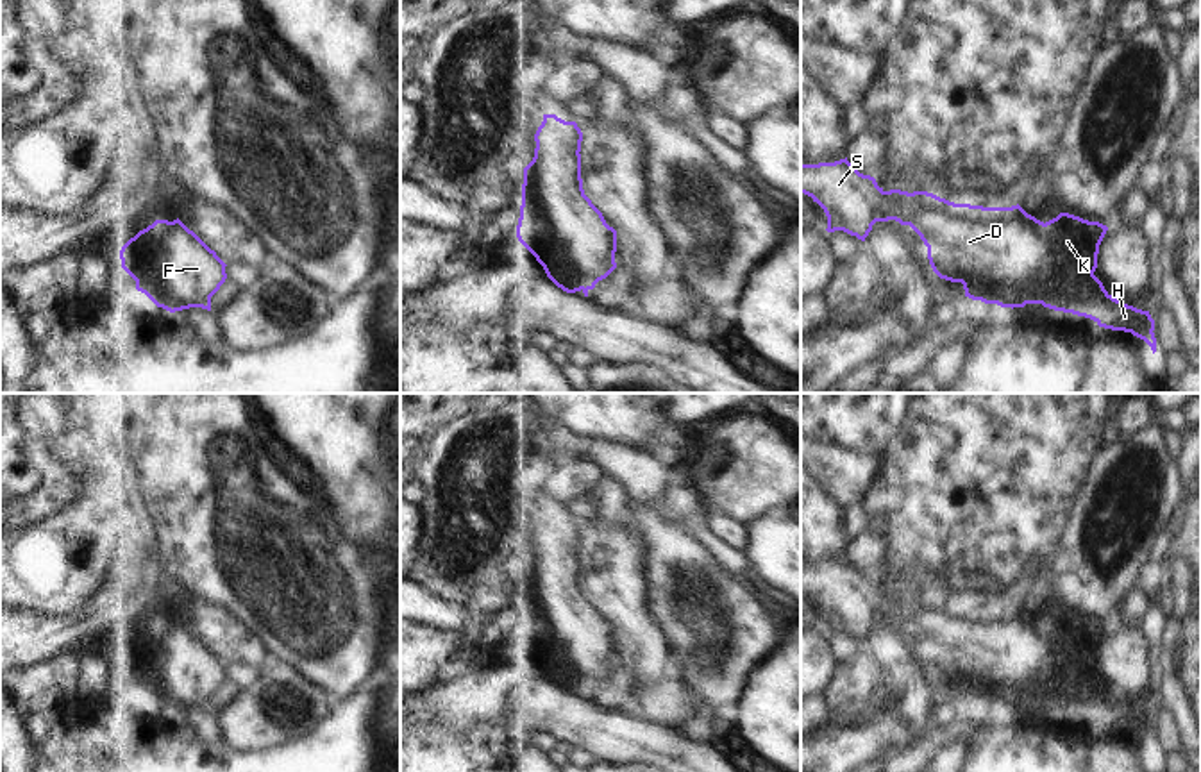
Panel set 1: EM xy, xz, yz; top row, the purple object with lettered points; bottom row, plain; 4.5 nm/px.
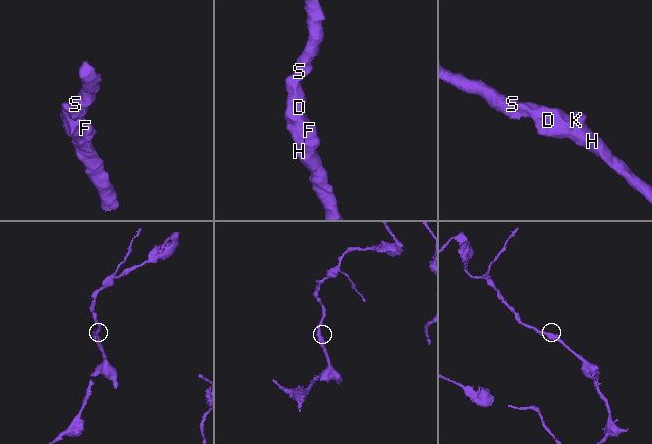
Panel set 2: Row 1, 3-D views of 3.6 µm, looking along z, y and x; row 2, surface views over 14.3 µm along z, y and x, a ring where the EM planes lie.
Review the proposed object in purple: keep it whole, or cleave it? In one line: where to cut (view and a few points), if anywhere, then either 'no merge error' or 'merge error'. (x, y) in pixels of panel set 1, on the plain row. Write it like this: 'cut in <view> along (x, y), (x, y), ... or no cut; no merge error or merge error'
no cut; no merge error

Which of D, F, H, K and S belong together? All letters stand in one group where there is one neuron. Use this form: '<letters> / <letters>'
D F H K S

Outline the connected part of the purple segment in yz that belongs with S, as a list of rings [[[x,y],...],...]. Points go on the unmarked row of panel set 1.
[[[849,561],[801,565],[801,593],[817,602],[827,617],[827,633],[844,631],[865,642],[876,622],[910,625],[928,647],[933,672],[962,683],[965,697],[1001,708],[1044,708],[1094,720],[1099,727],[1131,733],[1156,752],[1155,720],[1149,711],[1113,699],[1094,676],[1099,645],[1108,631],[1099,622],[1060,613],[1049,622],[1028,615],[1019,604],[983,608],[954,604],[928,592],[885,592],[876,579],[860,574]]]

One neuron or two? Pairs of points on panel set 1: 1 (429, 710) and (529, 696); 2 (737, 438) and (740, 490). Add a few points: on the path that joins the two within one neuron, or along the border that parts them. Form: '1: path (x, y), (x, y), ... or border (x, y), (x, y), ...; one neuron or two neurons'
1: path (454, 703), (485, 696), (504, 696); one neuron
2: path (740, 451), (740, 478); one neuron

